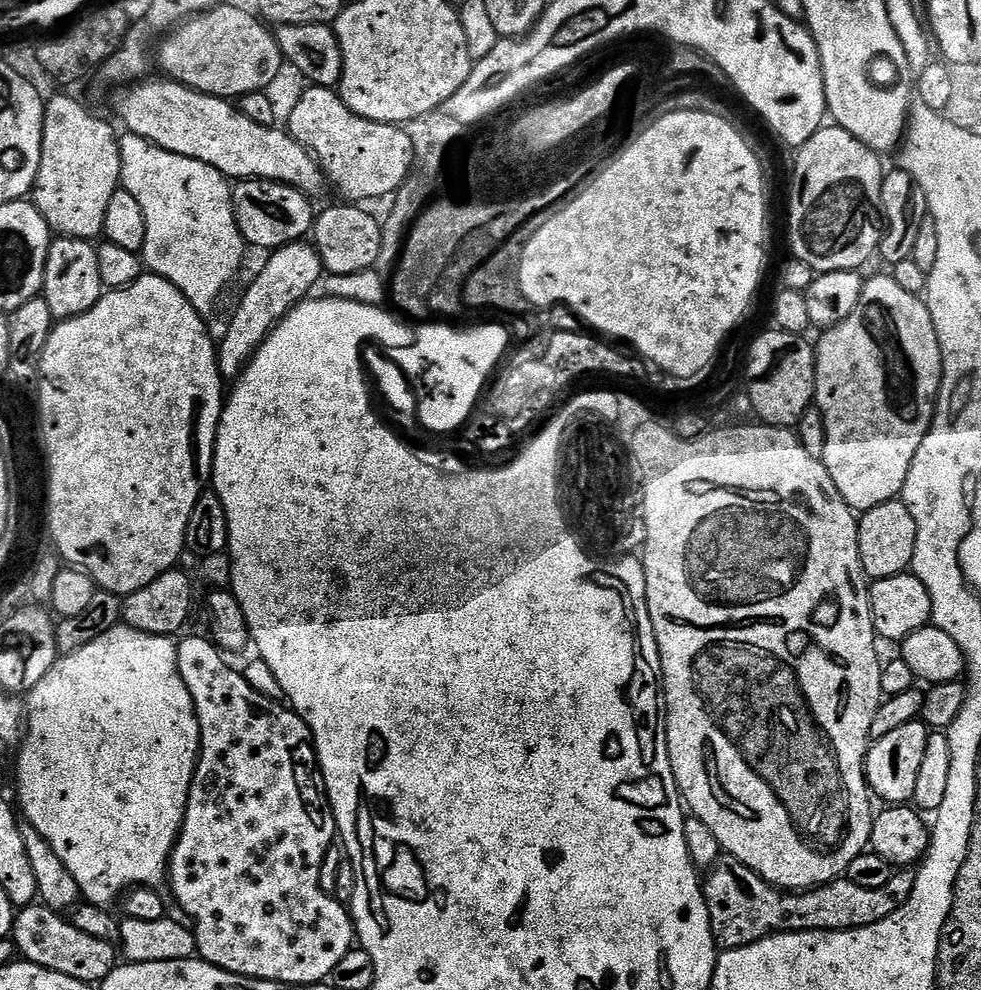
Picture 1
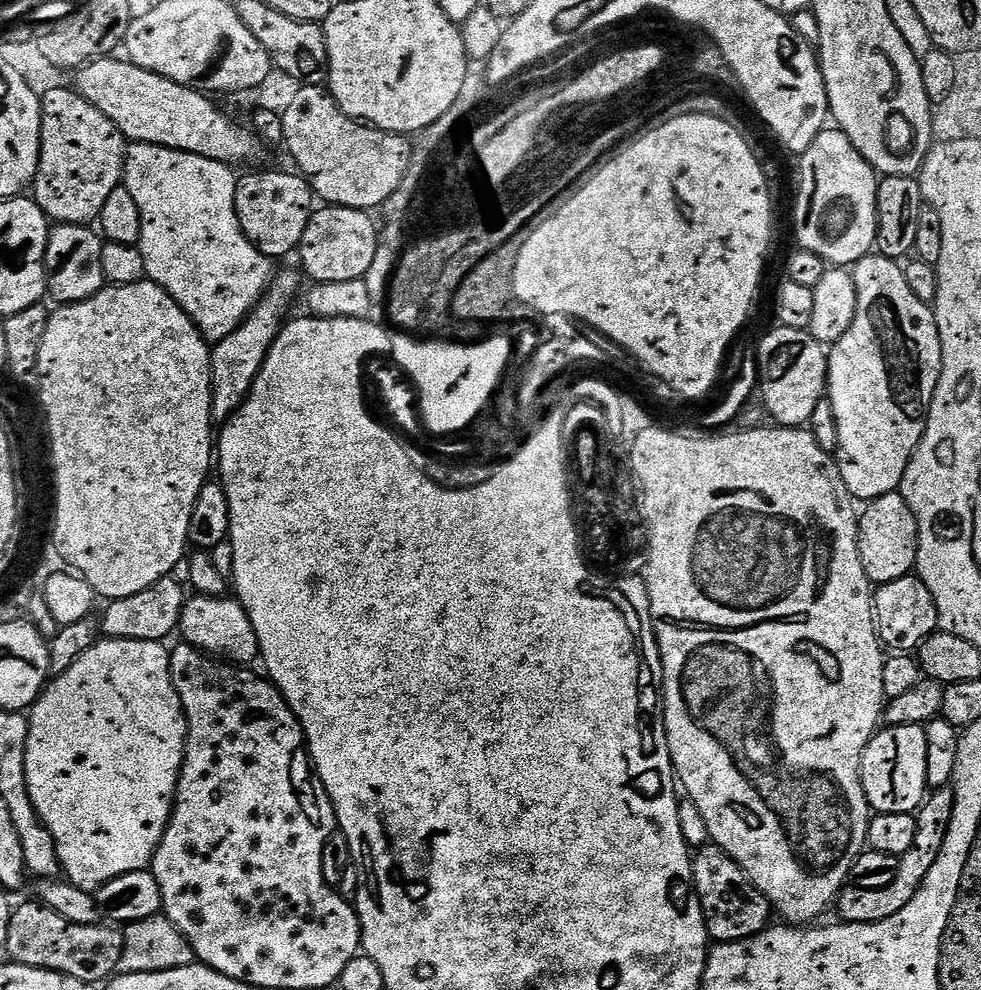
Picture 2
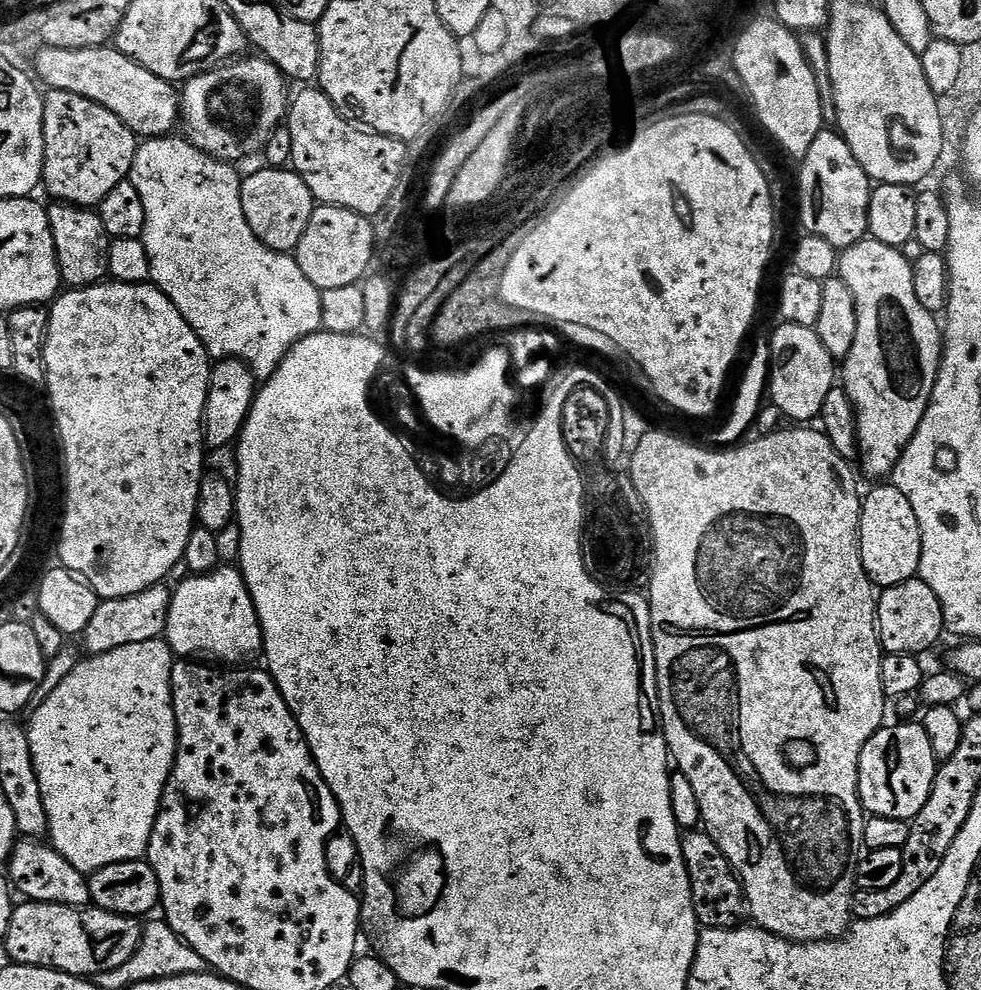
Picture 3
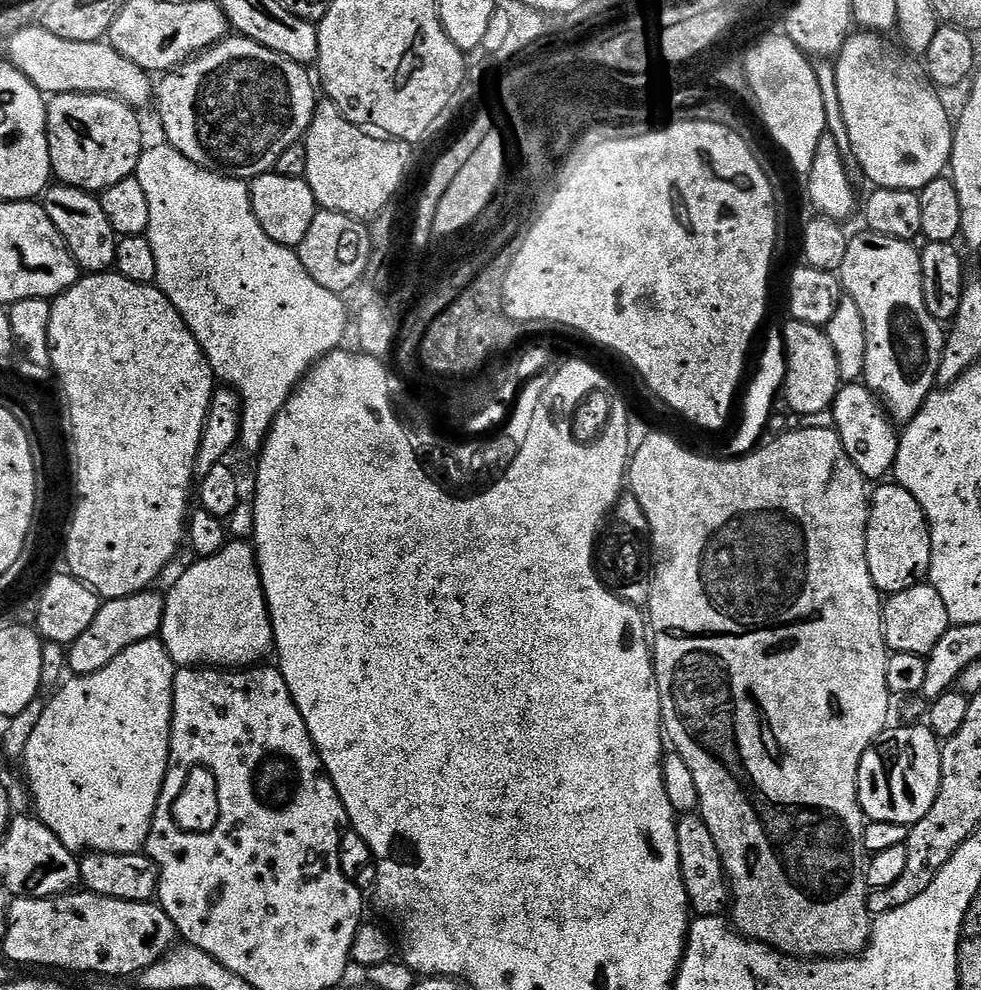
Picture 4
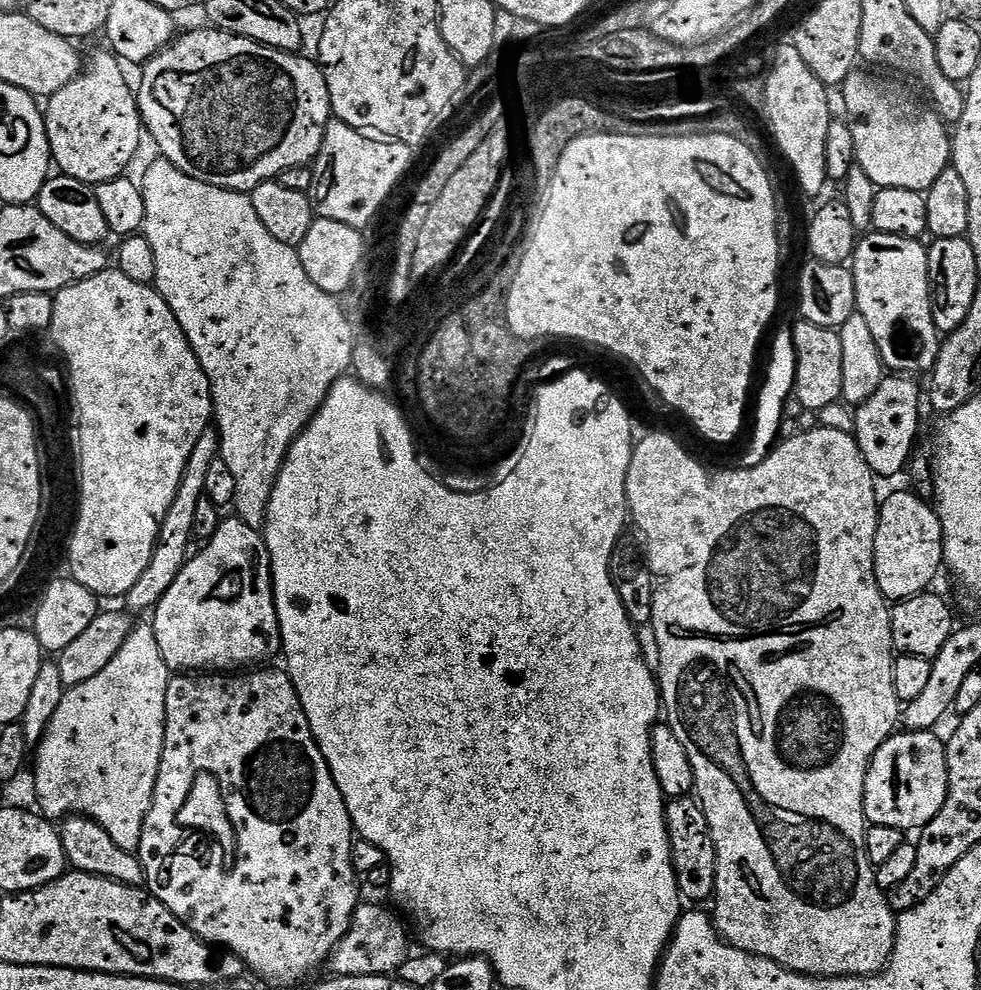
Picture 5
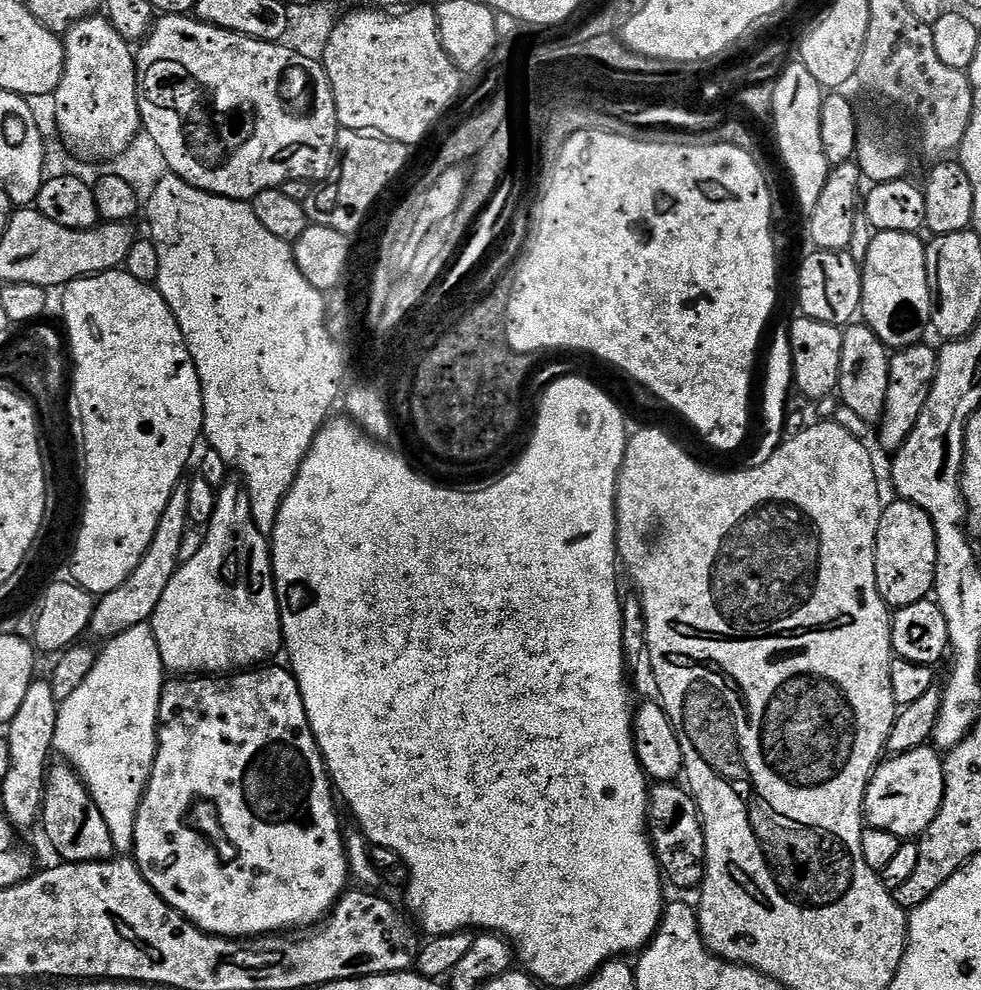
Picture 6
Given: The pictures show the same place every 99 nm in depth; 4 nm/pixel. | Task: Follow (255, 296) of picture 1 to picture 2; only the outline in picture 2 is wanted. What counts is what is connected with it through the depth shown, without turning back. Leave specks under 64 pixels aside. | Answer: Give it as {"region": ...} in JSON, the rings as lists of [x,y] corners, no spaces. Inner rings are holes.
{"region":[[[299,271],[280,272],[273,275],[267,292],[252,309],[241,324],[226,338],[215,341],[211,345],[212,354],[212,419],[216,422],[226,422],[244,405],[258,374],[264,369],[268,352],[272,343],[280,337],[280,329],[289,319],[288,311],[296,300],[296,291],[300,288]]]}

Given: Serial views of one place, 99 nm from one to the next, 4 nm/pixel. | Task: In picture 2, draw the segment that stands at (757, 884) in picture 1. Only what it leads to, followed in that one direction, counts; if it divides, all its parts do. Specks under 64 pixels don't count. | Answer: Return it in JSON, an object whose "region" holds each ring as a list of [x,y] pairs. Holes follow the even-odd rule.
{"region":[[[951,787],[937,788],[925,799],[915,813],[916,833],[914,846],[905,856],[900,857],[898,874],[890,886],[882,886],[878,890],[866,890],[855,886],[845,887],[844,891],[836,897],[834,912],[845,924],[873,924],[882,922],[886,918],[894,918],[914,894],[926,882],[926,874],[930,874],[930,866],[938,862],[938,854],[942,854],[942,842],[946,842],[946,830],[950,826],[950,818],[954,814],[954,793]],[[709,842],[692,856],[692,884],[700,899],[706,930],[716,944],[729,944],[756,936],[769,927],[771,920],[768,919],[773,919],[774,909],[770,901],[717,844]]]}

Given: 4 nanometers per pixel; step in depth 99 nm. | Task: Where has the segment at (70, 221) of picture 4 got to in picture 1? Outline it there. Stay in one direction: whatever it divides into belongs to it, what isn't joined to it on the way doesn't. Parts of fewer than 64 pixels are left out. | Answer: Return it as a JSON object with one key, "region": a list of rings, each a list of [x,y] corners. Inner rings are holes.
{"region":[[[61,236],[48,245],[48,257],[44,263],[42,295],[50,306],[53,321],[69,320],[78,314],[86,314],[100,301],[106,289],[98,270],[97,245],[90,240]]]}

